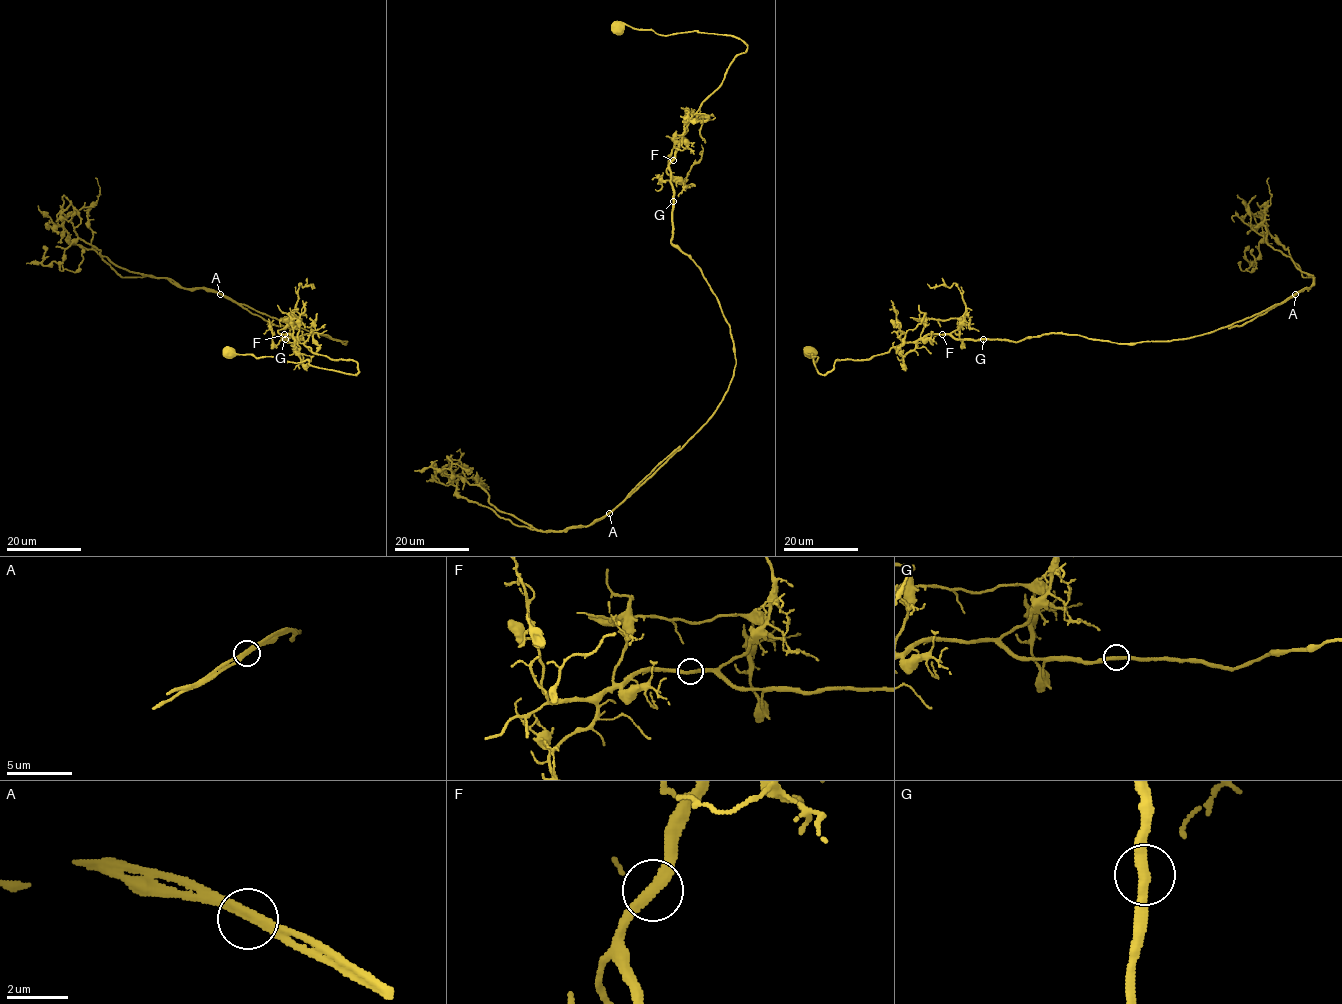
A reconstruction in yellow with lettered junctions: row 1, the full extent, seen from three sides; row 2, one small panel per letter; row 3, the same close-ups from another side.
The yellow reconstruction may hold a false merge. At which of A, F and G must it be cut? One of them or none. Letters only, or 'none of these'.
A

